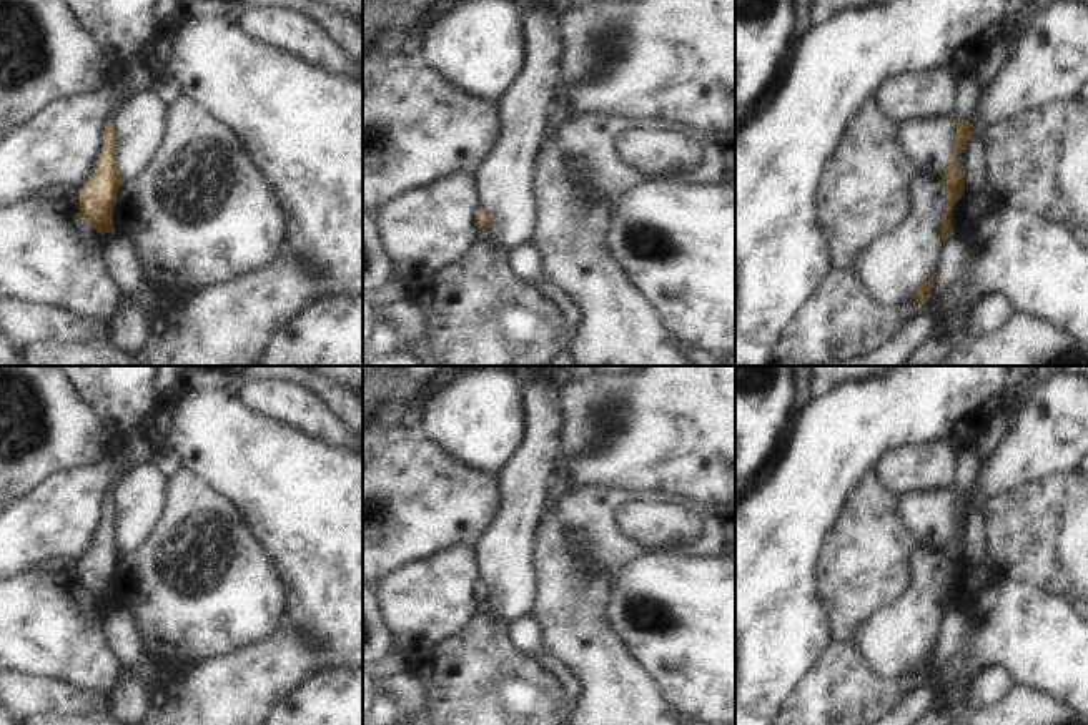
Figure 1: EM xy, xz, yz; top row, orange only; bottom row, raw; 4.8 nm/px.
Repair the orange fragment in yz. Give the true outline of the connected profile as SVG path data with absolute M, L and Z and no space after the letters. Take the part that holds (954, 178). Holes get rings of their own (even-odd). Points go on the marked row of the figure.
M968 120L957 121L957 135L953 143L953 153L950 156L950 166L942 175L942 181L947 188L947 213L943 216L943 226L940 229L940 236L943 241L955 234L953 224L950 221L952 206L963 196L965 191L965 171L963 166L957 163L957 153L960 150L967 150L972 135L973 128Z

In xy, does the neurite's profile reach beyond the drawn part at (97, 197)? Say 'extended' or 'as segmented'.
as segmented

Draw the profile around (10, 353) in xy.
M0 328L0 366L30 366L23 348L20 348L2 328Z

